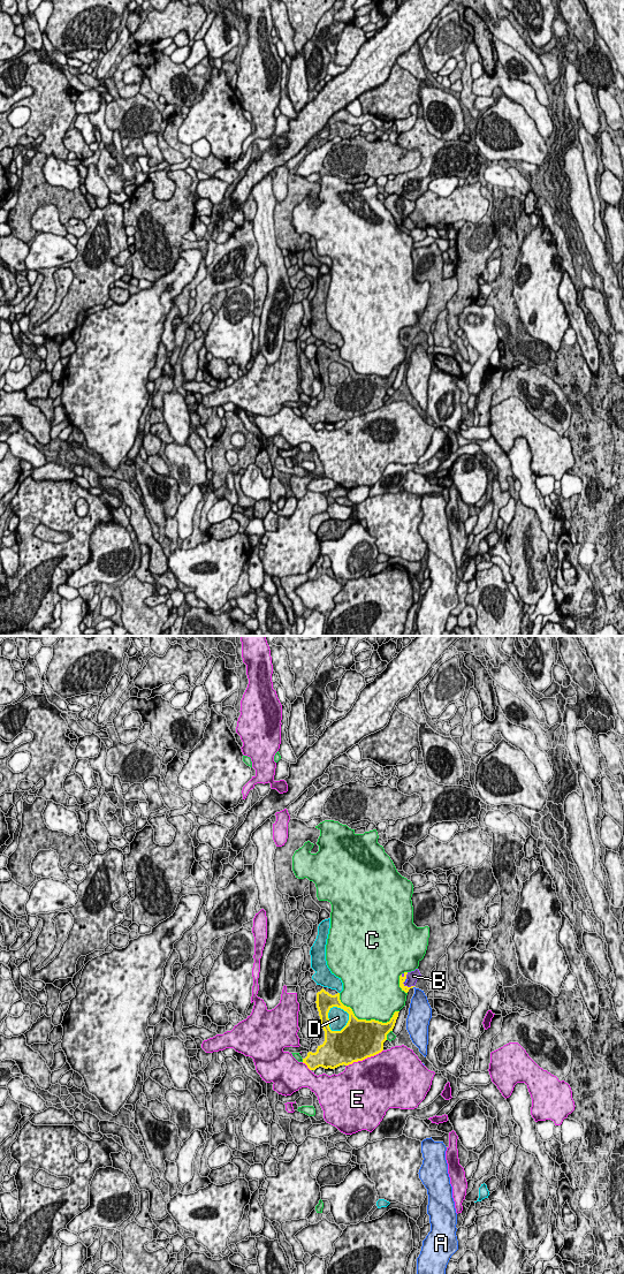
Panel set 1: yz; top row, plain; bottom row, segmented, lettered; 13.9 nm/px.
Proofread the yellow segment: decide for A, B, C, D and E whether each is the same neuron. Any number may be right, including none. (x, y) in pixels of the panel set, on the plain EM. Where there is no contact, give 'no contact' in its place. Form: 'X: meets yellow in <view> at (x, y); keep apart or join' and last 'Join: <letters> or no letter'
A: meets yellow in yz at (405, 333); keep apart
B: meets yellow in yz at (406, 341); join
C: meets yellow in yz at (365, 374); keep apart
D: meets yellow in yz at (327, 372); keep apart
E: meets yellow in yz at (364, 414); keep apart
Join: B

